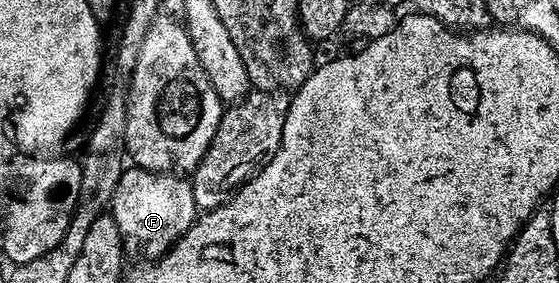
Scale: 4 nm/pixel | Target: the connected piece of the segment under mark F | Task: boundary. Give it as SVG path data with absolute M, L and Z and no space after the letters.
M129 166L122 171L115 186L111 214L119 226L126 253L133 255L134 252L142 261L152 262L169 251L192 226L199 215L199 209L192 183L184 175Z

